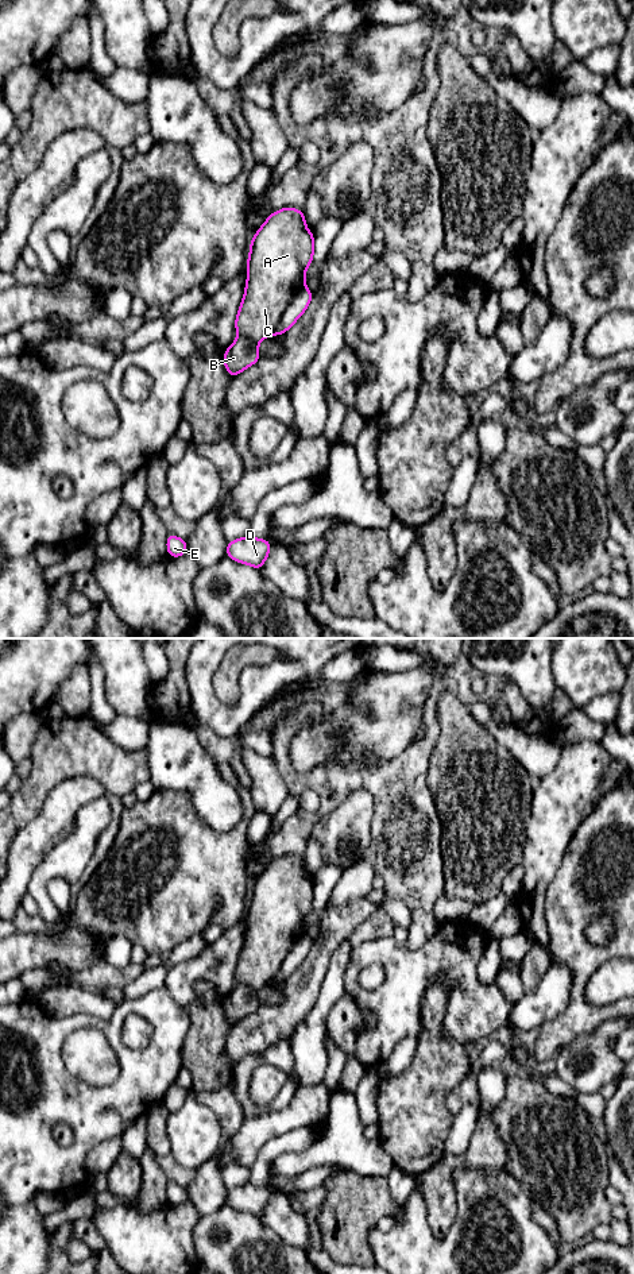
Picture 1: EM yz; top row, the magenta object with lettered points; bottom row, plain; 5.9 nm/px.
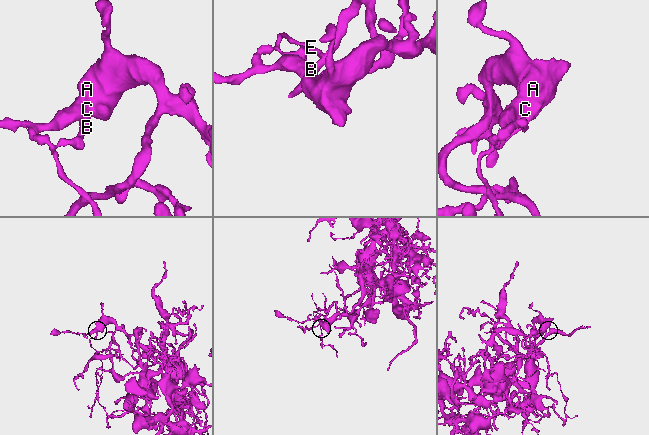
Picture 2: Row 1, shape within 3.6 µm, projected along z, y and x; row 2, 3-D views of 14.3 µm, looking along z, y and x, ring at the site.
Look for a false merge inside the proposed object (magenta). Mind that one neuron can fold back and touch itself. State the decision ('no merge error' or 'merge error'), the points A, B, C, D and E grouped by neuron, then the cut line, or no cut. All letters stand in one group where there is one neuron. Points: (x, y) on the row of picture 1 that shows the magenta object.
merge error; A C D / B E; cut in yz along (304, 286), (296, 293), (278, 323), (266, 335)

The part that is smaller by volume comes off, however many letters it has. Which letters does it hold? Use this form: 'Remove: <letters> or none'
Remove: B, E

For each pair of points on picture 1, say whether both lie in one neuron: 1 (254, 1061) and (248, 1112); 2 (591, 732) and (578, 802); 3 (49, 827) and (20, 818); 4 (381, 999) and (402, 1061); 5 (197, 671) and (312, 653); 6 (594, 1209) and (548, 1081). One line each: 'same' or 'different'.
1: same
2: different
3: different
4: different
5: same
6: different

